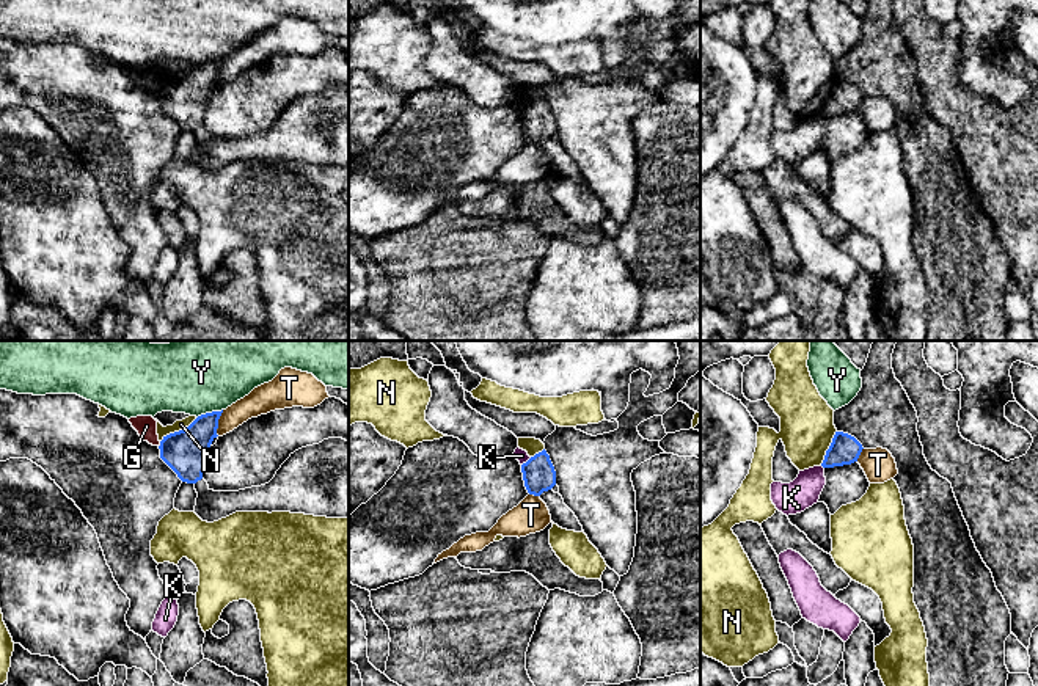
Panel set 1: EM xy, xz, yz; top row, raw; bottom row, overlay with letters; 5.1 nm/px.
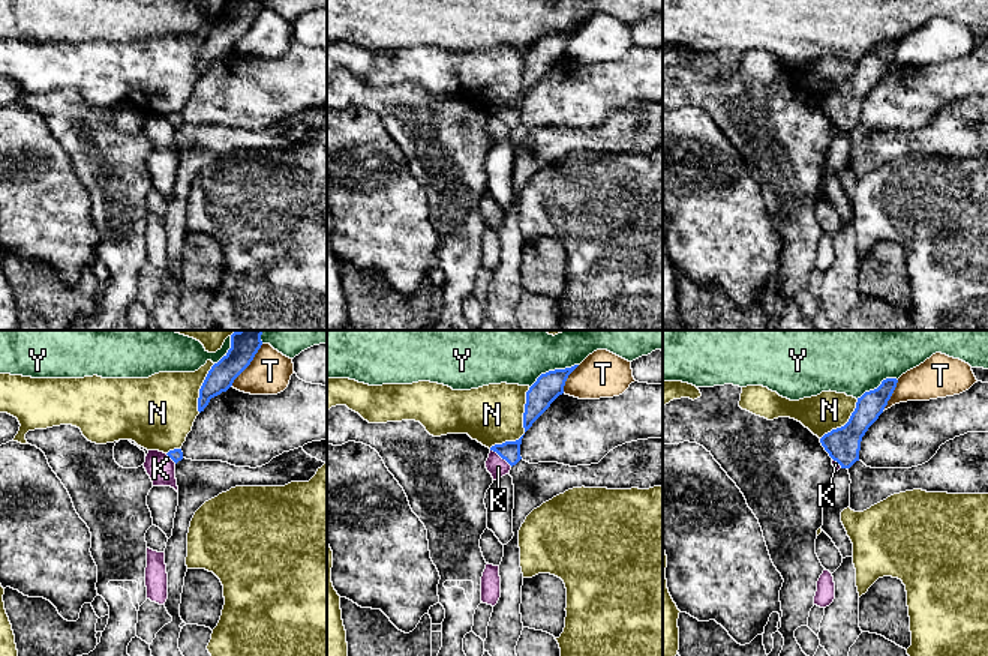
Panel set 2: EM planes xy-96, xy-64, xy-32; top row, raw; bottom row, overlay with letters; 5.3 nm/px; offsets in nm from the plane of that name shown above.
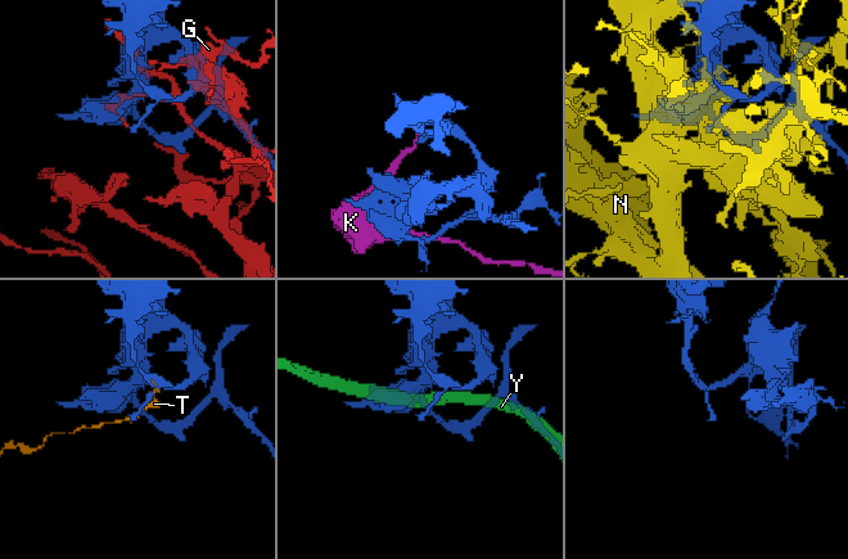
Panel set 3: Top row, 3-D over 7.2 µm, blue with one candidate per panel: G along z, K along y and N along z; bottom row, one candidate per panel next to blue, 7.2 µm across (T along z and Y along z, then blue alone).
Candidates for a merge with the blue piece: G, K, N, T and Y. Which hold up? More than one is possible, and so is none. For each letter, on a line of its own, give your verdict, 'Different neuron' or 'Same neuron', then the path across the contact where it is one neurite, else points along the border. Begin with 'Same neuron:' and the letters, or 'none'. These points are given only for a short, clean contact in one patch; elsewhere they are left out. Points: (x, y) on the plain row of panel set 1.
Same neuron: none
G: Different neuron
K: Different neuron. Boundary: xz (531, 105), (522, 113)
N: Different neuron
T: Different neuron
Y: Different neuron

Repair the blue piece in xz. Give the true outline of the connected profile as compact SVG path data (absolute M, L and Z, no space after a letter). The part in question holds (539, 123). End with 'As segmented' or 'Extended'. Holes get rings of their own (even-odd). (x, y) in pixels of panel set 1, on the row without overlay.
M545 97L523 111L521 121L529 143L540 144L556 133L556 119Z. As segmented

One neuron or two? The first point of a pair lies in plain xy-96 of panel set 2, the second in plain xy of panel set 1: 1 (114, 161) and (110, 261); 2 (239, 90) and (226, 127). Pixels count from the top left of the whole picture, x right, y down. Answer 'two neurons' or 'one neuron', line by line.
1: two neurons
2: one neuron

